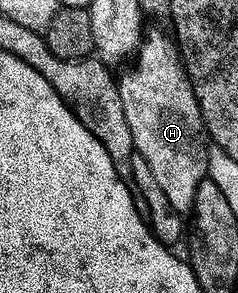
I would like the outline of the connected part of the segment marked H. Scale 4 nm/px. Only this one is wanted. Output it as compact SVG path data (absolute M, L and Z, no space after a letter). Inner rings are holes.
M152 31L140 47L136 68L119 80L126 122L134 133L139 158L150 165L162 193L180 215L187 216L198 197L198 189L209 178L209 140L206 138L202 109L194 93L181 54L171 38ZM169 39L169 40L168 40Z

